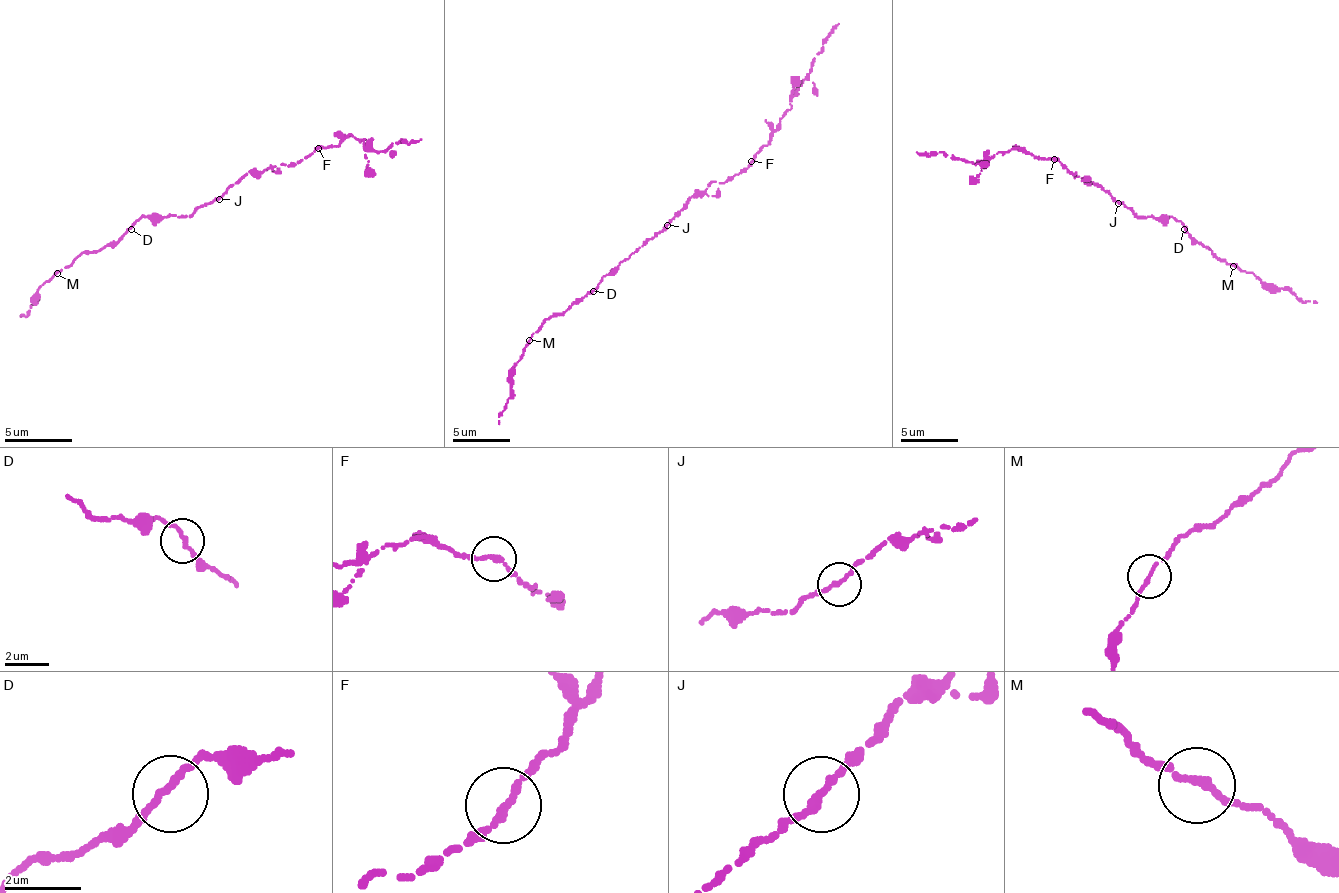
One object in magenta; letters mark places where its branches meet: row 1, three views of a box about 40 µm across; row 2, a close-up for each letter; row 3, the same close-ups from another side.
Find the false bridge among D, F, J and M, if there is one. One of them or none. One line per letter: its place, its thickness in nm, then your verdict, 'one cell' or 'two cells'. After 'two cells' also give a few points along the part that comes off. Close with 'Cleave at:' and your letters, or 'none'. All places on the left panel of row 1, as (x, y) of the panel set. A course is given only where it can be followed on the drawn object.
D: (131, 229) | 200 nm | one cell
F: (318, 148) | 190 nm | one cell
J: (219, 199) | 190 nm | one cell
M: (57, 273) | 170 nm | one cell
Cleave at: none

